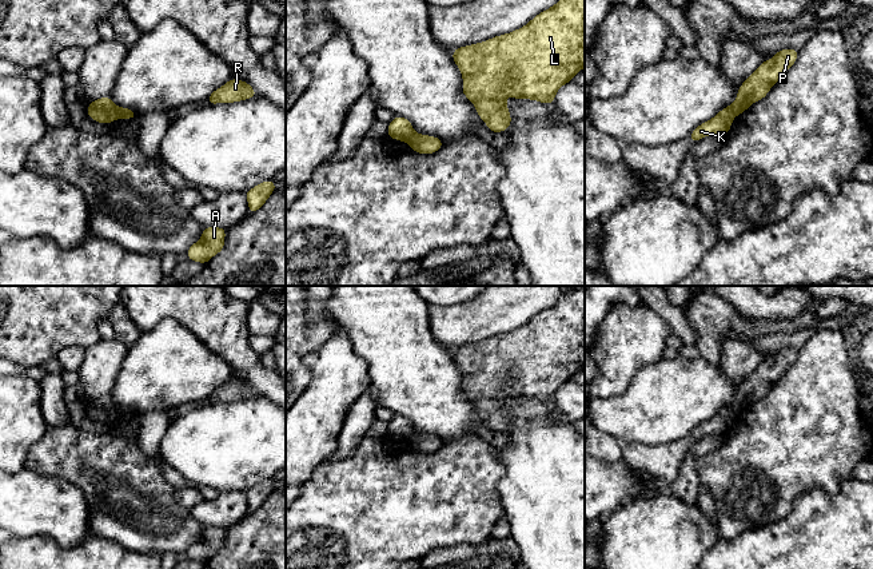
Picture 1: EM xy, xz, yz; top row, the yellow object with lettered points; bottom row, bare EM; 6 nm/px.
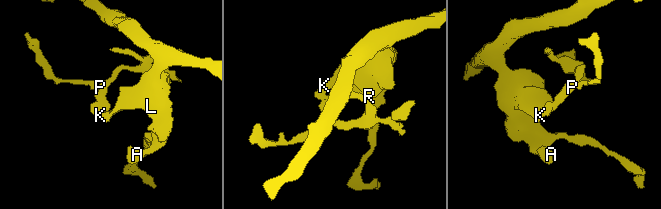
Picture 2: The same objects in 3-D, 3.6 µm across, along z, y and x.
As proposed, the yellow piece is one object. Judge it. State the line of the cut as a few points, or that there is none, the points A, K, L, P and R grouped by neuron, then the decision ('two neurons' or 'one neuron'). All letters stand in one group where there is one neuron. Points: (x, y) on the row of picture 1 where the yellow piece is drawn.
cut in xy along (114, 106), (116, 118); A K L R / P; two neurons

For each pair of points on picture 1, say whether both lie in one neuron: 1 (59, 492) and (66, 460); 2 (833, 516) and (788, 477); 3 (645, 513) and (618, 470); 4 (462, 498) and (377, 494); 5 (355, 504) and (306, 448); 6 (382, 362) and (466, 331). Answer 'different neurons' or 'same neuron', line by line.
1: different neurons
2: different neurons
3: different neurons
4: same neuron
5: different neurons
6: different neurons

